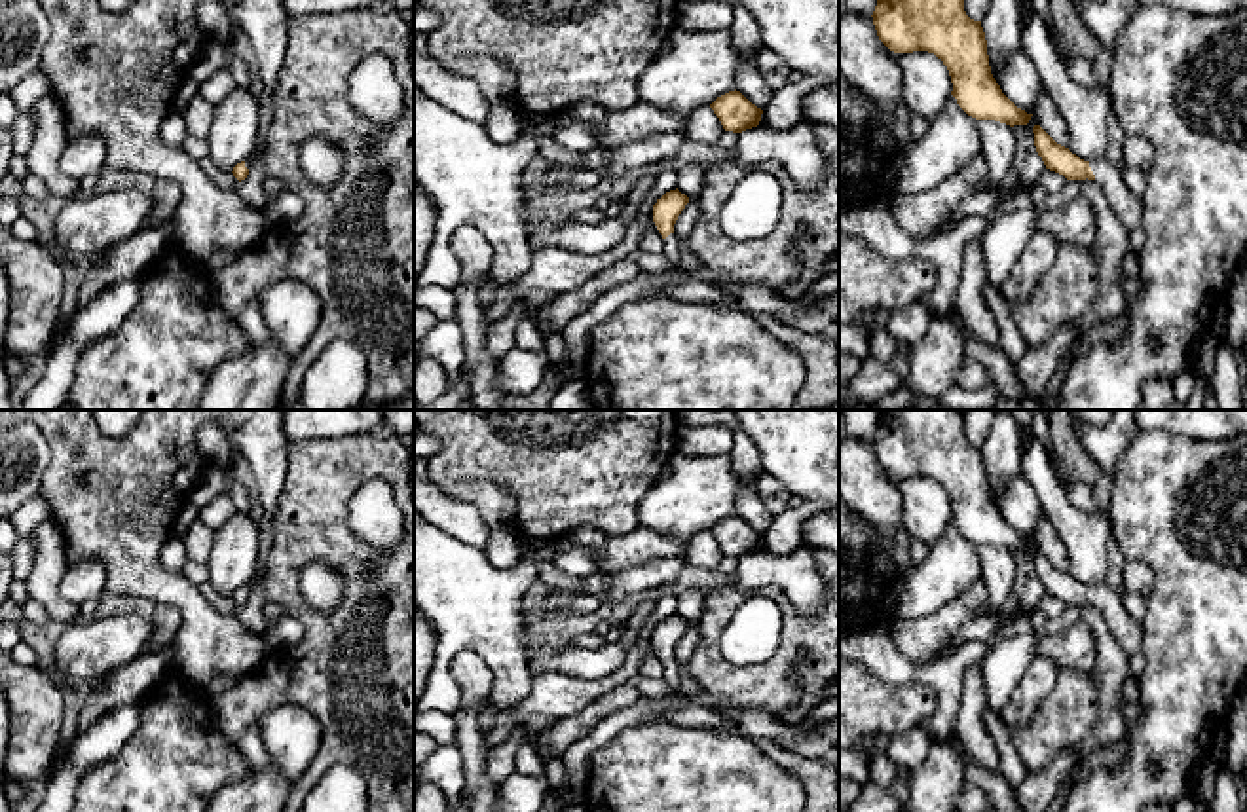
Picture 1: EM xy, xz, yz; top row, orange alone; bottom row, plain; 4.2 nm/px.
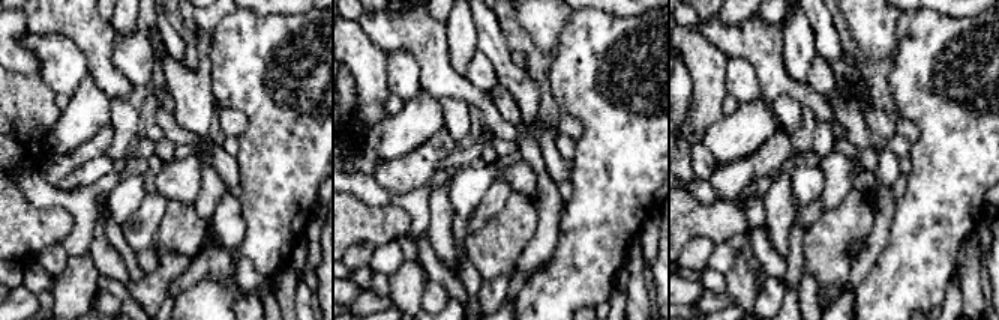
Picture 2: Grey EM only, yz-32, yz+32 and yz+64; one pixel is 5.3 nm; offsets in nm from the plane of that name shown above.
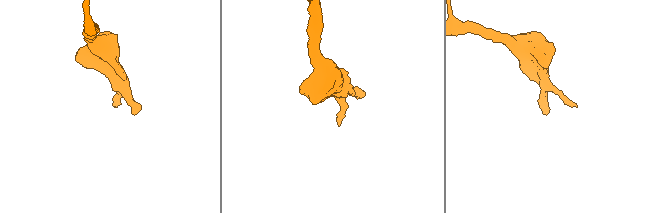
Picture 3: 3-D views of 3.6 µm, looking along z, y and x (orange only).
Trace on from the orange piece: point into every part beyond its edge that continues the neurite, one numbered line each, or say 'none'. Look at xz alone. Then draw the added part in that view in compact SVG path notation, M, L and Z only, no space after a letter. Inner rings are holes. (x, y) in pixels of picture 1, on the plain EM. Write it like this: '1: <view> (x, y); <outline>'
1: xz (672, 672); M670 658L670 660L664 664L664 675L662 675L662 679L664 679L674 691L678 691L679 675L681 675L681 670L679 670L678 662L676 662L674 658Z

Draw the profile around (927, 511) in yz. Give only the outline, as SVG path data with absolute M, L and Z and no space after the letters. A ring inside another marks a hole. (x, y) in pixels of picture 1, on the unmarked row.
M928 476L894 478L902 495L902 524L911 539L934 546L951 524L953 508L941 484Z

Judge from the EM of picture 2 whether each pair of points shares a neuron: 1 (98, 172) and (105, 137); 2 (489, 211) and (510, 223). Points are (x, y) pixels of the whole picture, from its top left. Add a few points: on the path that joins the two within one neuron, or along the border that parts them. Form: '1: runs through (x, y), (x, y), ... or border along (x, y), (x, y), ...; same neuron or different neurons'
1: border along (104, 153), (86, 161), (69, 173); different neurons
2: border along (512, 193), (507, 202), (479, 230), (468, 236); different neurons

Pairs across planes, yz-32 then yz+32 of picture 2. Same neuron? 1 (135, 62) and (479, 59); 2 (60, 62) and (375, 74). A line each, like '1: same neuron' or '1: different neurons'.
1: same neuron
2: different neurons

